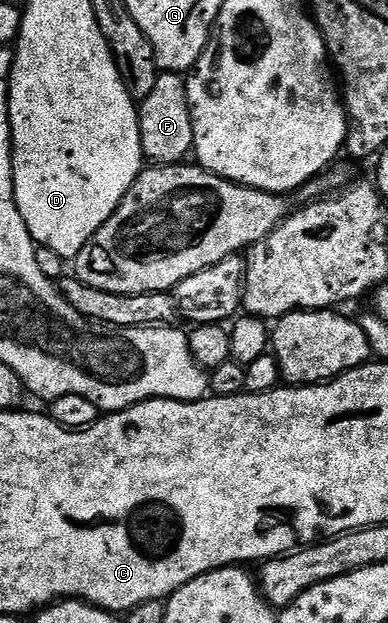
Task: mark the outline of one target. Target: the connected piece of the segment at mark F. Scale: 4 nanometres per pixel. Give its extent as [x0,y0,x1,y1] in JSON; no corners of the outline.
[137,73,193,165]

